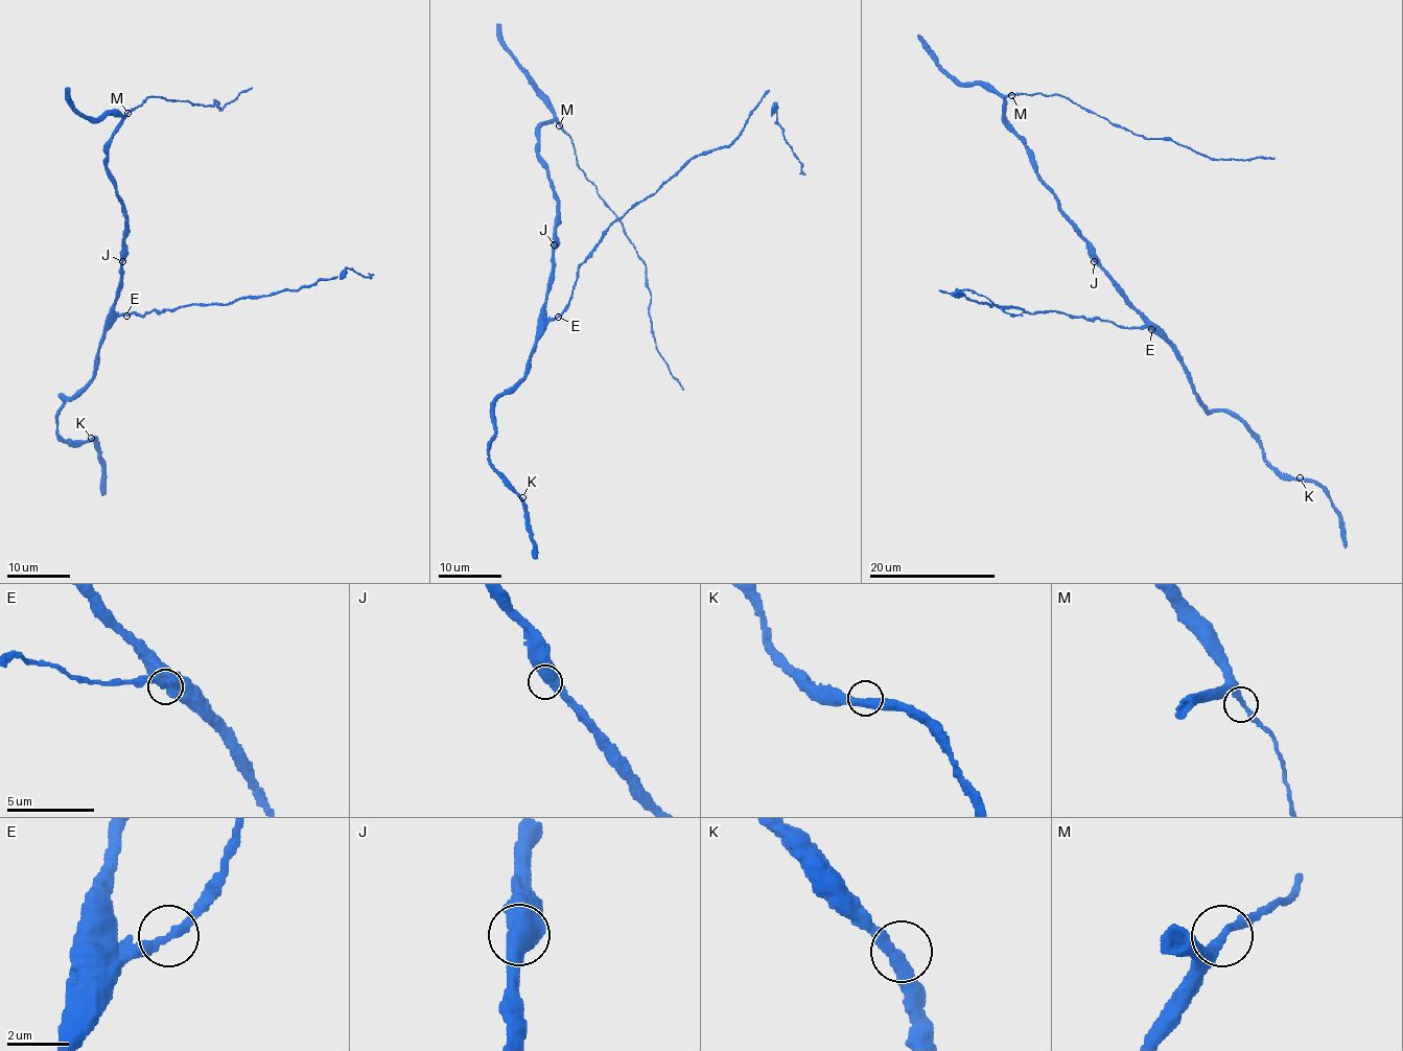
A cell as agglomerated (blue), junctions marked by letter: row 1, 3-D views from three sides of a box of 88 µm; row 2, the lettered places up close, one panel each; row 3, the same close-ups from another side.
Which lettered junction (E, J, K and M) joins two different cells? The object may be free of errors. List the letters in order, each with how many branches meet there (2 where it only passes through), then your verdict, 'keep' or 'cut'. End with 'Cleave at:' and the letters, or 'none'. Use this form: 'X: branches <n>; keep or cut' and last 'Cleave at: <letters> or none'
E: branches 2; cut
J: branches 2; keep
K: branches 2; keep
M: branches 2; keep
Cleave at: E

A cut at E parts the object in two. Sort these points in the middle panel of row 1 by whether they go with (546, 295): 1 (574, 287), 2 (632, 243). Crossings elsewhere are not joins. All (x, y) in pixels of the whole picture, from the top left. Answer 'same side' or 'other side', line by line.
1: other side
2: same side

